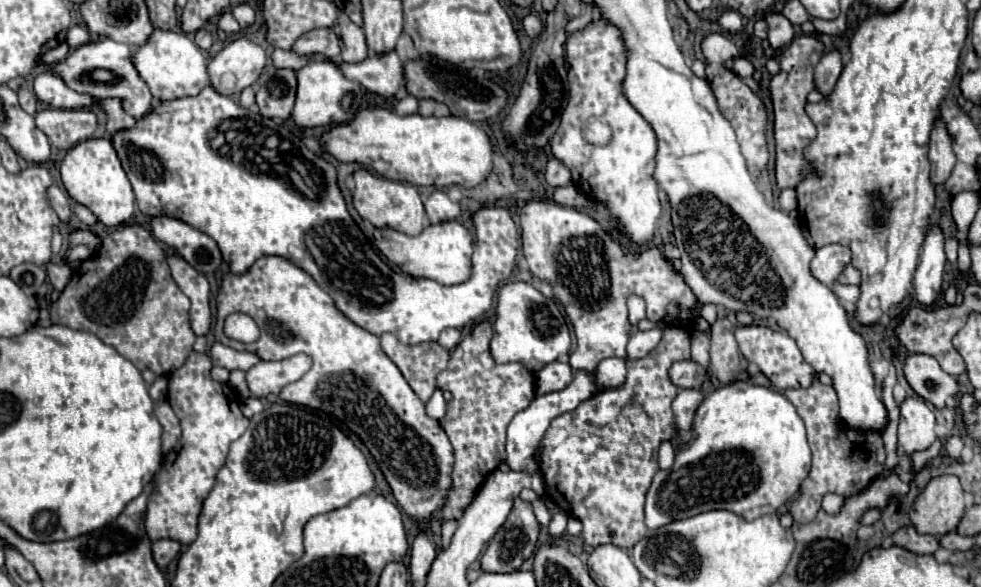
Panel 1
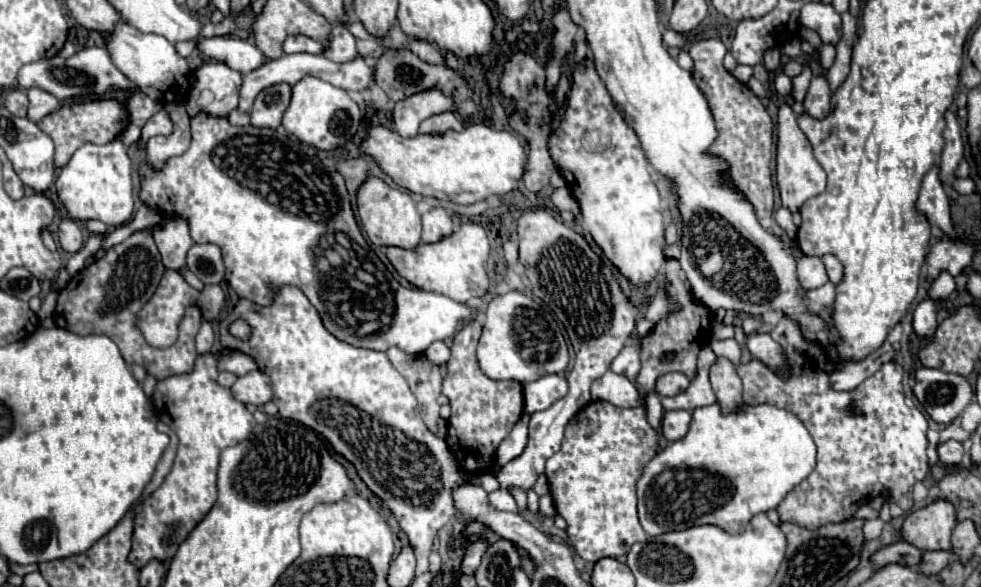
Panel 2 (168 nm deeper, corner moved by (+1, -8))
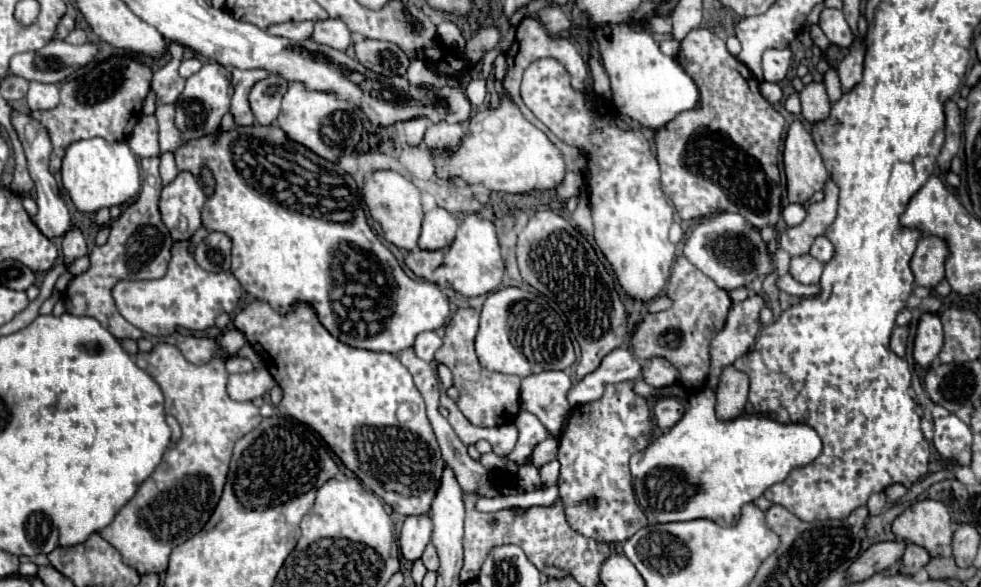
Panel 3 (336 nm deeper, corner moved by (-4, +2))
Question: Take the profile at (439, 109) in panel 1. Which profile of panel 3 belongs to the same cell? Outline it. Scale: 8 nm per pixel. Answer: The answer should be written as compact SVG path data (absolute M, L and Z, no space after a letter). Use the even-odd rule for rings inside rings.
M444 120L438 124L430 124L424 134L424 144L434 150L452 150L460 144L464 136L462 124L446 124Z

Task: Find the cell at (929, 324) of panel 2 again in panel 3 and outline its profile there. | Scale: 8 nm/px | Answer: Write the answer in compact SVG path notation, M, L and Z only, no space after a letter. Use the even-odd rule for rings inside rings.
M922 312L916 338L914 338L914 360L920 366L930 366L944 344L944 328L940 316L934 312Z

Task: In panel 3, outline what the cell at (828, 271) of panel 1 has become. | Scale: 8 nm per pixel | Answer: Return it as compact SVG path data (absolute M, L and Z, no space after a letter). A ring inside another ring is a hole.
M810 254L794 256L790 260L790 272L802 284L818 284L822 270L824 270L824 264L820 260L814 260Z

